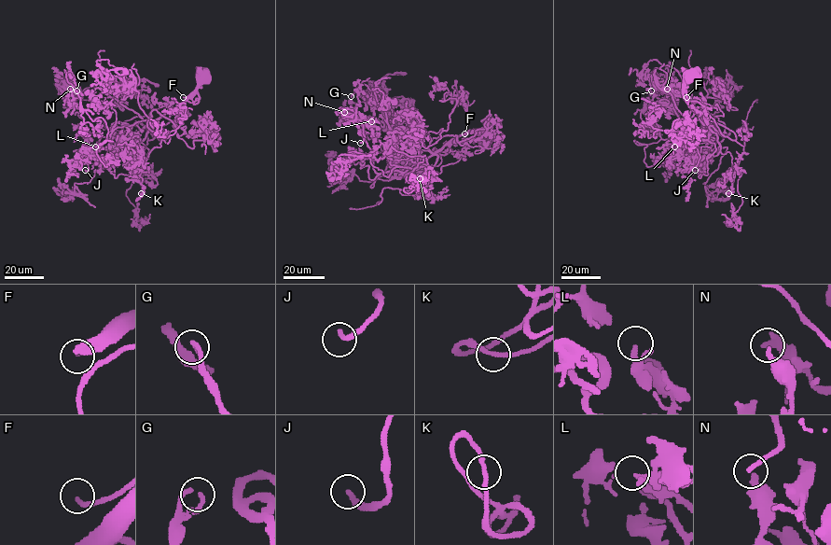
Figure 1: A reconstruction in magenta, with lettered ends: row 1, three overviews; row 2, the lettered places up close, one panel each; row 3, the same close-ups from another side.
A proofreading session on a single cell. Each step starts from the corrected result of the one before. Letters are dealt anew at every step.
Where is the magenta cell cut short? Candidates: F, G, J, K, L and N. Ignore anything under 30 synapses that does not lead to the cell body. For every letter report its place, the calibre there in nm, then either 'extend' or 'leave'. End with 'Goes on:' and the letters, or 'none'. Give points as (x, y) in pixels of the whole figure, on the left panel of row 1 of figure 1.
F: place (183, 97); calibre 190 nm; extend
G: place (76, 90); calibre 140 nm; leave
J: place (85, 170); calibre 260 nm; extend
K: place (141, 193); calibre 160 nm; leave
L: place (95, 146); calibre 200 nm; leave
N: place (70, 89); calibre 300 nm; leave
Goes on: F, J

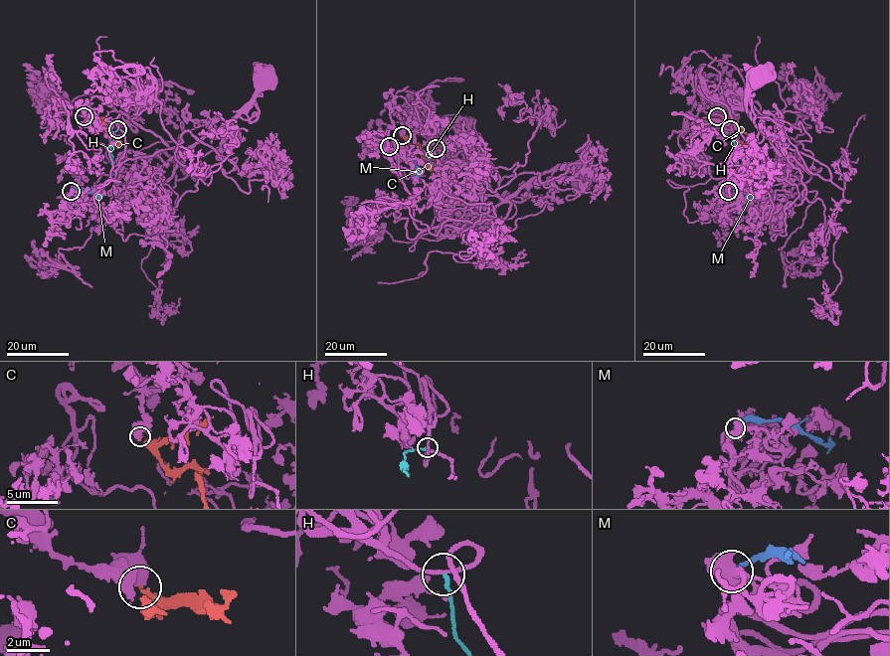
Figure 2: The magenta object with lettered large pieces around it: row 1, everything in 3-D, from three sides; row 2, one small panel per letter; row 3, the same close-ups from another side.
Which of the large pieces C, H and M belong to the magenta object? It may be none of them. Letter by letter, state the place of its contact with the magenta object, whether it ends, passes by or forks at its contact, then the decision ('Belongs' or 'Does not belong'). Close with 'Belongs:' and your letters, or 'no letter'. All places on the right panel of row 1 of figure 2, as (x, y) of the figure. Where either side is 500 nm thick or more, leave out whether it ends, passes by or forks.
C: Touches magenta at (717, 116). Does not belong
H: Touches magenta at (730, 129). It ends there. Does not belong
M: Touches magenta at (728, 191). Does not belong
Belongs: no letter

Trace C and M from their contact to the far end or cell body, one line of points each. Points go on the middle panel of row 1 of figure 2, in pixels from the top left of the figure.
C: (402, 135), (411, 145), (420, 146), (421, 161), (430, 168), (435, 166), (437, 157)
M: (388, 146), (391, 150), (406, 156), (413, 162), (417, 168), (417, 177)

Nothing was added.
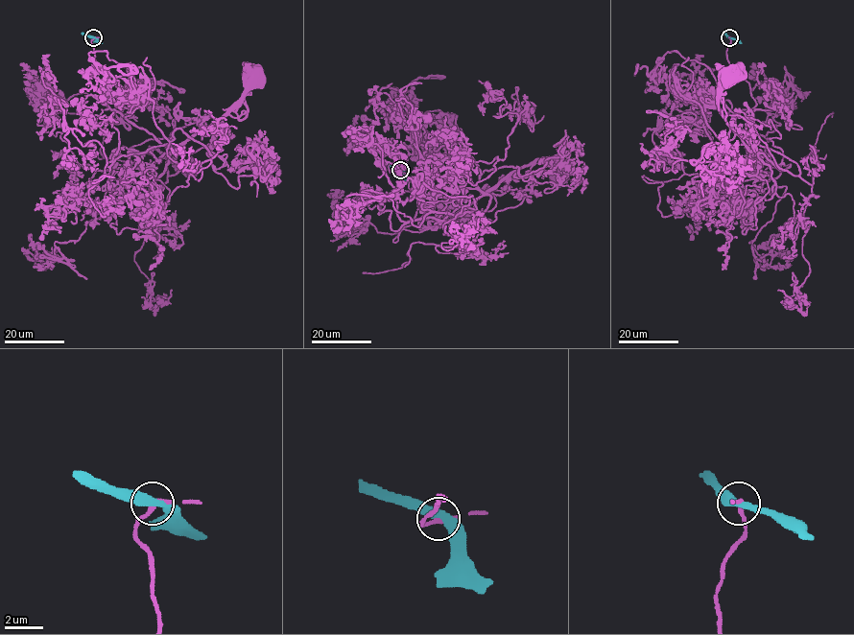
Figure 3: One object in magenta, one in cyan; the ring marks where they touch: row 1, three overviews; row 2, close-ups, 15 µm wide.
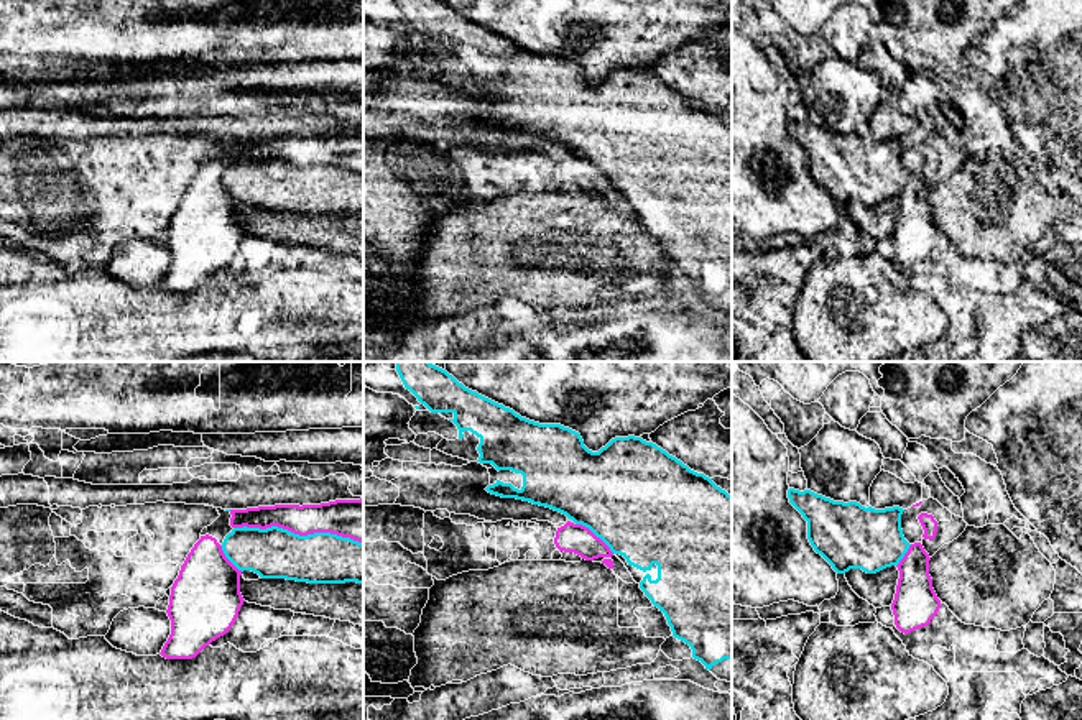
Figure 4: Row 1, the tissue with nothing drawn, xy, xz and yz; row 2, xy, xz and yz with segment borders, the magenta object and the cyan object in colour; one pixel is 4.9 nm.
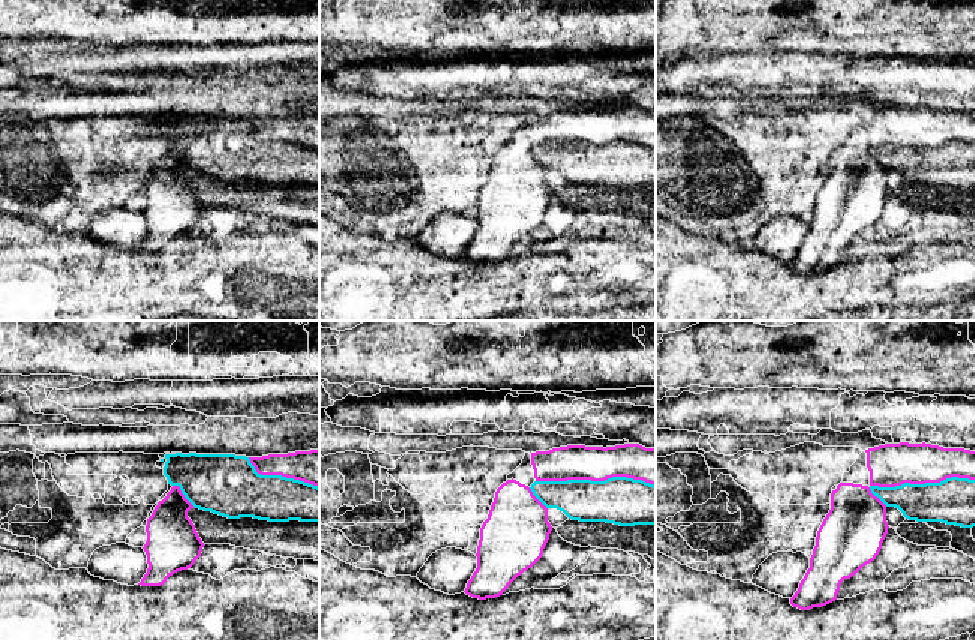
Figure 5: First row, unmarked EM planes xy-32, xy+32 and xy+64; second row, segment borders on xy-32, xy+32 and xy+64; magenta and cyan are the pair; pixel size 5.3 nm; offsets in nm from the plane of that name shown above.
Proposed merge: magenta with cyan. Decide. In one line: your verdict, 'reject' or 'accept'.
reject

